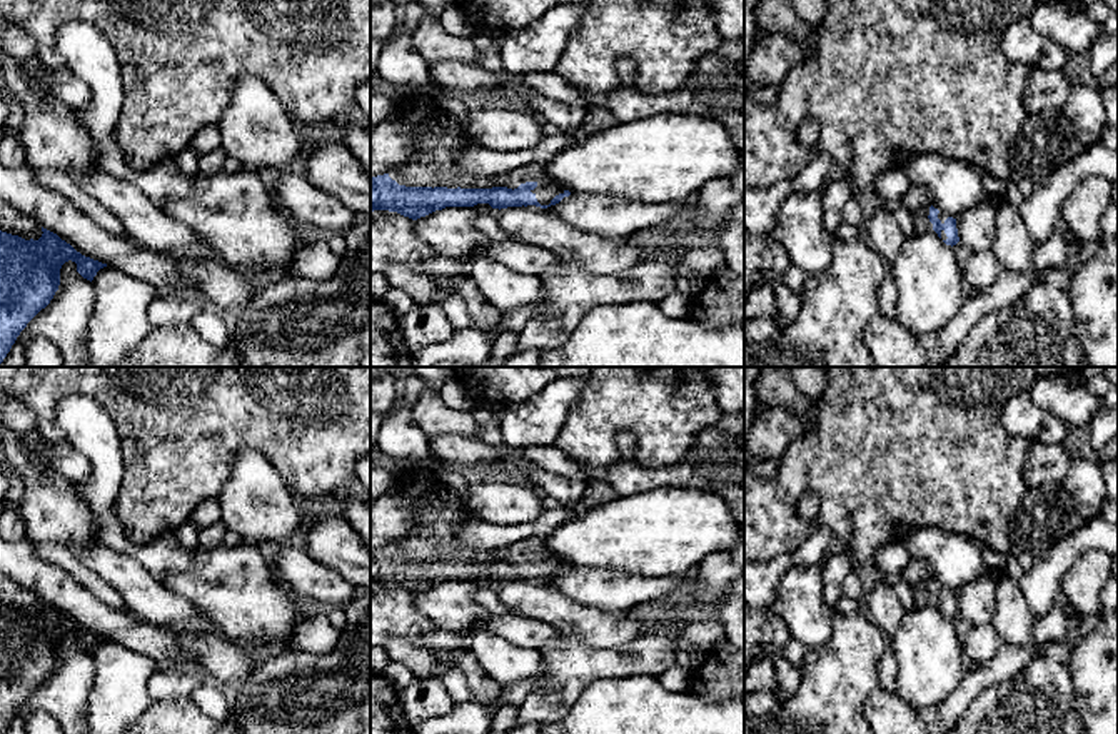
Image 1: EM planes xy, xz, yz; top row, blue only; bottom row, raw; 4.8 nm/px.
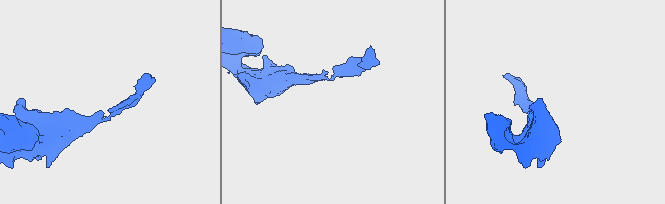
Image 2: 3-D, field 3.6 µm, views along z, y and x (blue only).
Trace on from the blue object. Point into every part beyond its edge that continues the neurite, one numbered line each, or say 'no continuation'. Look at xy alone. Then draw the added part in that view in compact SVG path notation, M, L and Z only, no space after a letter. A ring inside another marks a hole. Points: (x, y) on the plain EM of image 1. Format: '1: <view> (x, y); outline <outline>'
no continuation

